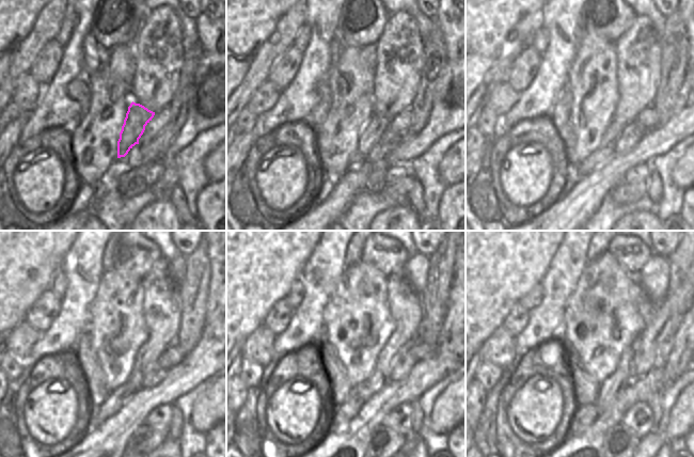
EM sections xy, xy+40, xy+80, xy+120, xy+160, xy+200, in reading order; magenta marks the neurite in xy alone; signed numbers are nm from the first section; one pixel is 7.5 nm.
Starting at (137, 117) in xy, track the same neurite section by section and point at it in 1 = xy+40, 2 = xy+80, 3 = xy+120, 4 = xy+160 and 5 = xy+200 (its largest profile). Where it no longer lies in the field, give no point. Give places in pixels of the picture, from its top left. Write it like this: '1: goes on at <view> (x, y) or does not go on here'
1: goes on at xy+40 (375, 127)
2: goes on at xy+80 (604, 152)
3: goes on at xy+120 (115, 399)
4: goes on at xy+160 (344, 412)
5: goes on at xy+200 (586, 414)

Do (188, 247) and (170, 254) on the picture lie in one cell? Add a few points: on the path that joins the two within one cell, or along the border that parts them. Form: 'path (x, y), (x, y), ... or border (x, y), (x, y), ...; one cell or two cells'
border (174, 241), (179, 254), (169, 262); two cells

